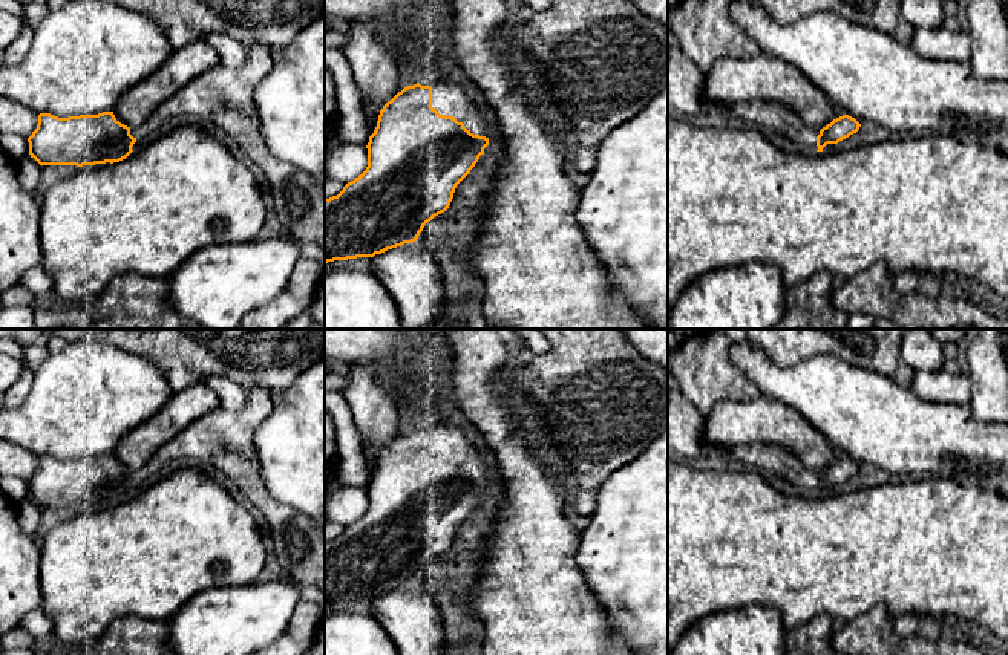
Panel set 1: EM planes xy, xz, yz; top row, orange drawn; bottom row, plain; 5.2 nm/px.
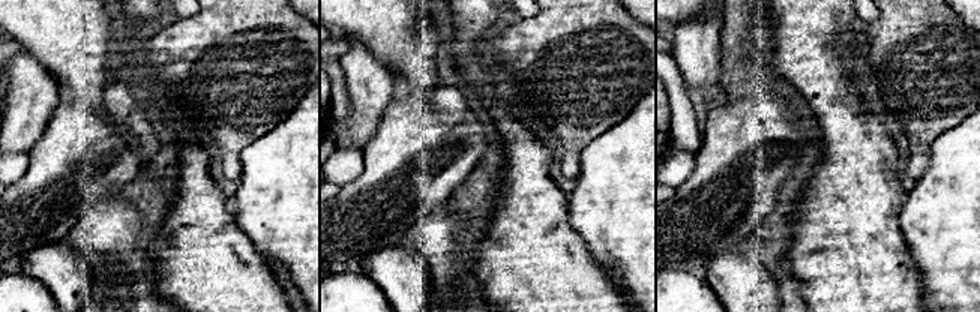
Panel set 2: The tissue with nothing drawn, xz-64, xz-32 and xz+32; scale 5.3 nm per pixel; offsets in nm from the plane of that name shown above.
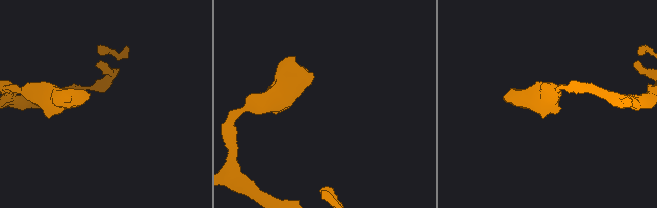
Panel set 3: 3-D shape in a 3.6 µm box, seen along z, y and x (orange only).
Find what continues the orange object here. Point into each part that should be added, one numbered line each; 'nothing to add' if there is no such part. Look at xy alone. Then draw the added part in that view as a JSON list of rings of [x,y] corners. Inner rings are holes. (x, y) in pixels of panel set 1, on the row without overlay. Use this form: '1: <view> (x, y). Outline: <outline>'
1: xy (224, 441). Outline: [[[263,387],[245,390],[247,401],[239,412],[230,412],[219,406],[165,442],[141,468],[130,470],[130,477],[136,482],[132,493],[141,490],[165,465],[179,464],[182,467],[201,461],[216,476],[231,479],[241,493],[263,514],[282,572],[300,585],[313,585],[325,592],[325,530],[303,513],[273,499],[260,476],[254,436],[273,410],[276,396]]]

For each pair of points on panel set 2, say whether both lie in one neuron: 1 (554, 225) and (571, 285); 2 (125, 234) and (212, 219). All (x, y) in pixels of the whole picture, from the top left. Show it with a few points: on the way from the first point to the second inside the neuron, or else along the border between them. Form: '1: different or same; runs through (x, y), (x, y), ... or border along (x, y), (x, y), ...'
1: same; runs through (554, 240), (556, 270)
2: different; border along (152, 233), (150, 269)

